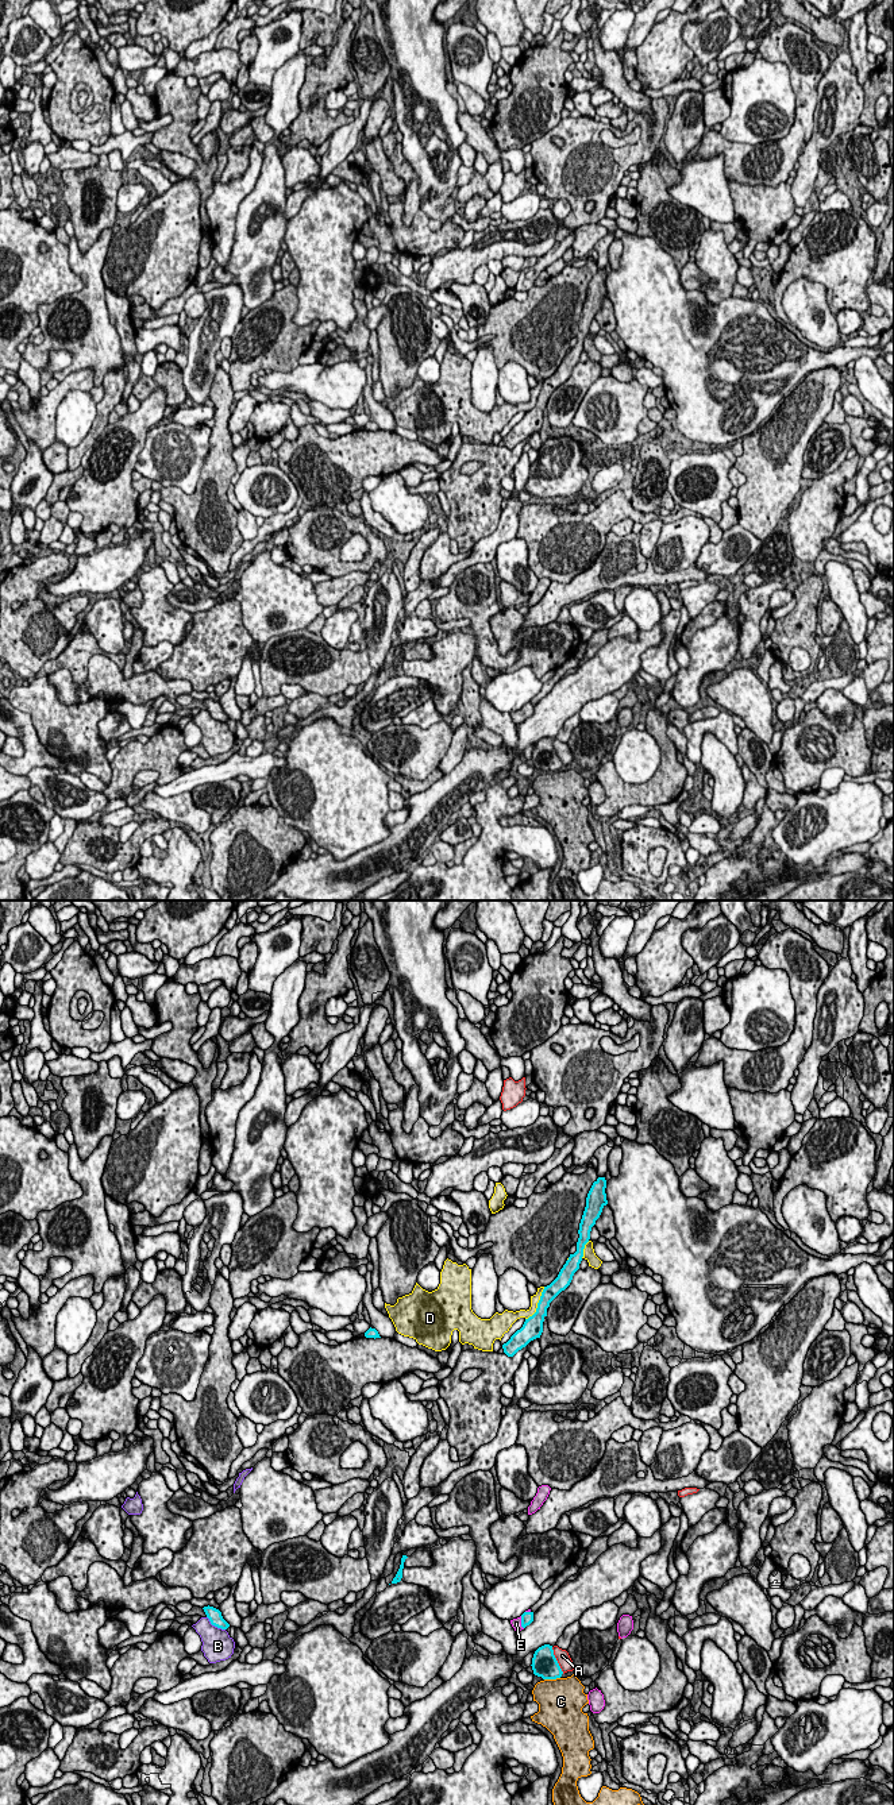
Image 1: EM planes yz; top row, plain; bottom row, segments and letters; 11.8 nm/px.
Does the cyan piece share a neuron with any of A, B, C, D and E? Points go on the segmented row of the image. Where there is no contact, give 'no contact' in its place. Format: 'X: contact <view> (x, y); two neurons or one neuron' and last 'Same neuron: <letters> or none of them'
A: contact yz (557, 1661); two neurons
B: contact yz (215, 1626); two neurons
C: contact yz (551, 1678); two neurons
D: contact yz (538, 1304); two neurons
E: contact yz (521, 1623); one neuron
Same neuron: E

